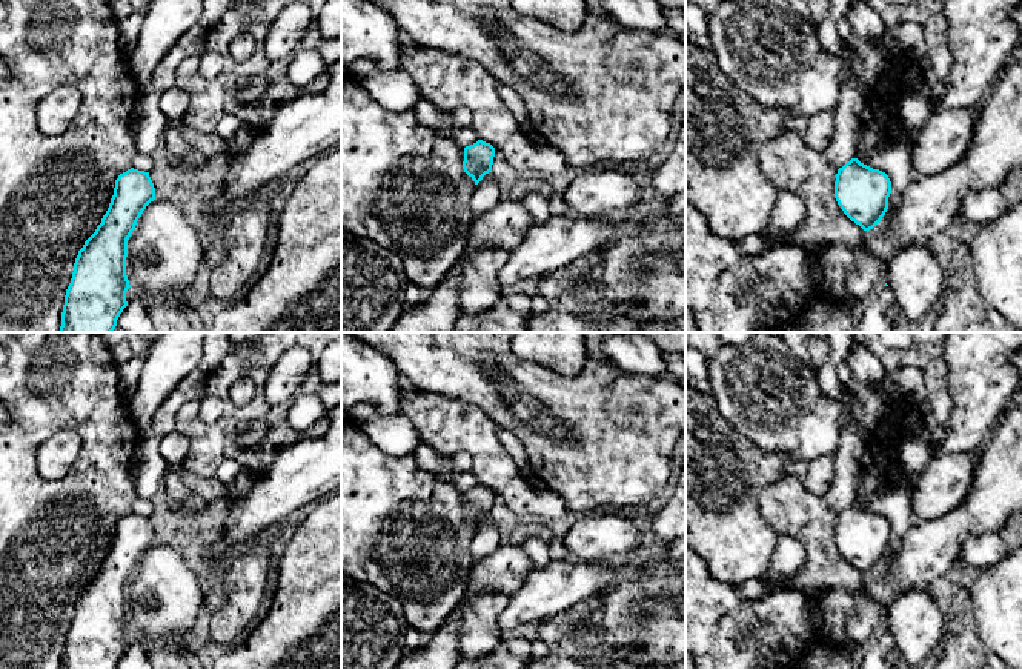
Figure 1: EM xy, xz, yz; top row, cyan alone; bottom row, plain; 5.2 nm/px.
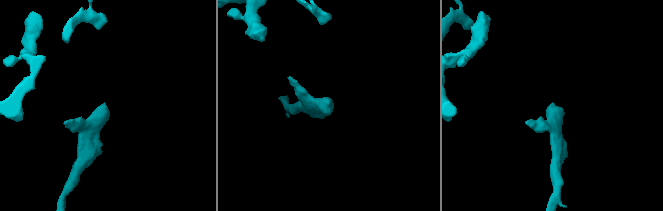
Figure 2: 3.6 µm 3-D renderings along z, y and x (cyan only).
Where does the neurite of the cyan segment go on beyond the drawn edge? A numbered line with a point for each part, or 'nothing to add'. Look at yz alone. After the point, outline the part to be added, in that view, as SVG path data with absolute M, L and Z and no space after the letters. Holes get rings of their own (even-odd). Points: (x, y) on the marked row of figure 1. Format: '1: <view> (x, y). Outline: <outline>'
nothing to add

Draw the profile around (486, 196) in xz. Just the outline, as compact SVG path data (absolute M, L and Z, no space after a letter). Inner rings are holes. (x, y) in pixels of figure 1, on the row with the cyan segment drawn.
M492 172L486 174L483 180L476 185L470 208L475 215L489 212L493 206L501 201L499 188Z

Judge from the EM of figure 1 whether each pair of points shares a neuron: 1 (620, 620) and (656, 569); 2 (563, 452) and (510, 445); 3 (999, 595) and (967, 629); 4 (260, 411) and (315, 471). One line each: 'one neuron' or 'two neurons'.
1: two neurons
2: two neurons
3: two neurons
4: two neurons

